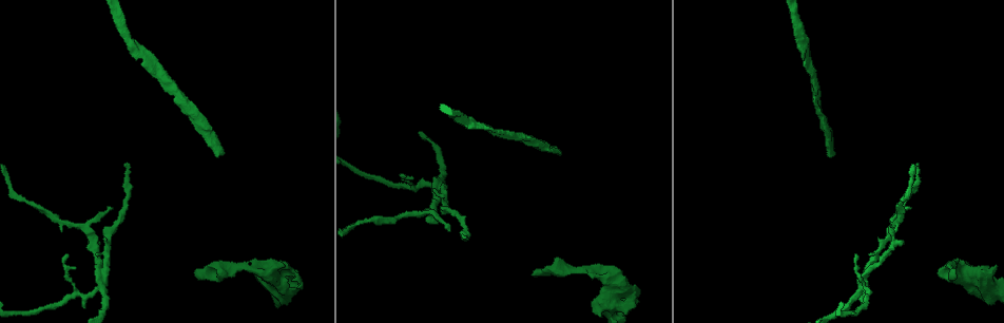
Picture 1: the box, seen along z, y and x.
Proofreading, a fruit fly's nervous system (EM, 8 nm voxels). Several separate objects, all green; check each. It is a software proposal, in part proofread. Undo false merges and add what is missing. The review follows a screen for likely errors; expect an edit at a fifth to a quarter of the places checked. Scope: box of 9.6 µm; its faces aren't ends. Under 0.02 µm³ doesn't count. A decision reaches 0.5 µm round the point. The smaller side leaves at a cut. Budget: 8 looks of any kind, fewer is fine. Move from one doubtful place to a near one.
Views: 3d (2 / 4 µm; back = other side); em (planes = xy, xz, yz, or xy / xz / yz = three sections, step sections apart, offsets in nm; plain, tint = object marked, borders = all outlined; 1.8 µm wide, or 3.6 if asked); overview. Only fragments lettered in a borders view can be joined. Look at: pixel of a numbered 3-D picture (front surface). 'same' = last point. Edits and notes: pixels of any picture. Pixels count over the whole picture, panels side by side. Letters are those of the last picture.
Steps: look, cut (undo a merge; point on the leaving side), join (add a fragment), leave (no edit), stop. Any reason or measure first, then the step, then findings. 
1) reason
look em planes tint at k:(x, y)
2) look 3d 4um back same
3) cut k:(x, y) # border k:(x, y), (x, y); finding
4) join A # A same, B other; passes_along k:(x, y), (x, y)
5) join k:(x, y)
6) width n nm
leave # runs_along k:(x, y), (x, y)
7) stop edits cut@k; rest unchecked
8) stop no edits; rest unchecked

an open end
look em planes plain at 1:(533, 273)

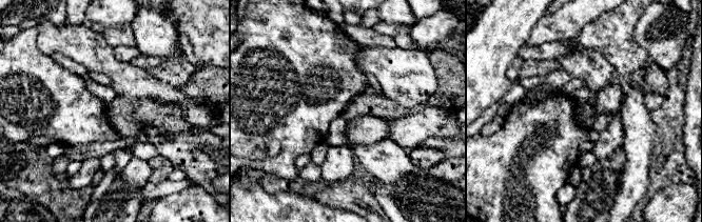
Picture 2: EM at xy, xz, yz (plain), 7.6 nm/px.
see the neighbours
look em planes borders same

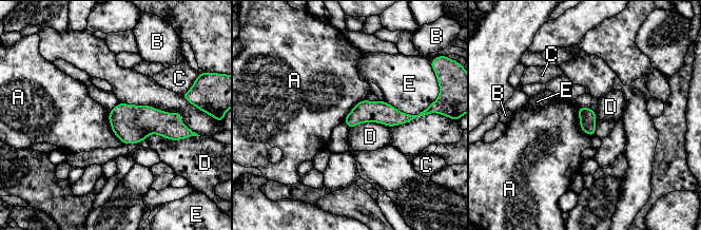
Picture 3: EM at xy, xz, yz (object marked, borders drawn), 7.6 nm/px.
leave # A other, B other, C other, D other, E other; border 3:(577, 107), (580, 128), (591, 136); no lettered fragment goes on from it

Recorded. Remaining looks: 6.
long arm stops here
look 3d 4um at 1:(560, 153)

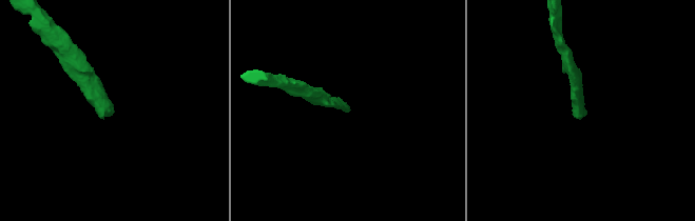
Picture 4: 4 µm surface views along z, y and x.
look em xy step 16 plain at 4:(113, 110)

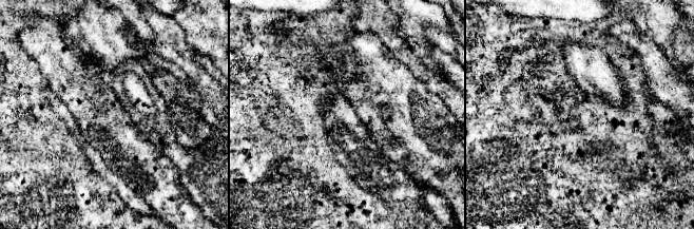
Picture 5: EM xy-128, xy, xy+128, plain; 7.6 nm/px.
look em xy step 16 borders same

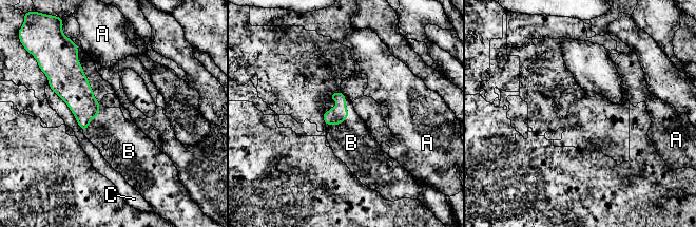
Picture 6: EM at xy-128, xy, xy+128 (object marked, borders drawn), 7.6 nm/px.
join B # A other, B same, C other; passes_along 6:(336, 115), (345, 119), (351, 143); it goes on there

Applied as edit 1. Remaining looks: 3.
tapers out
look em 3.6um planes borders at 1:(918, 163)

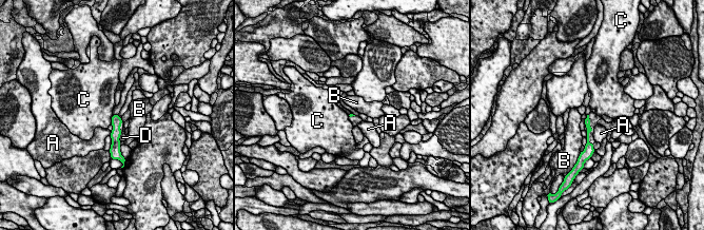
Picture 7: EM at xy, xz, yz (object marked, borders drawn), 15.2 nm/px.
leave # A other, B other, C other, D other; runs_along 7:(116, 117), (115, 146); none of them fits

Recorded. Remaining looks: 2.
stop edits join@6; rest unchecked

